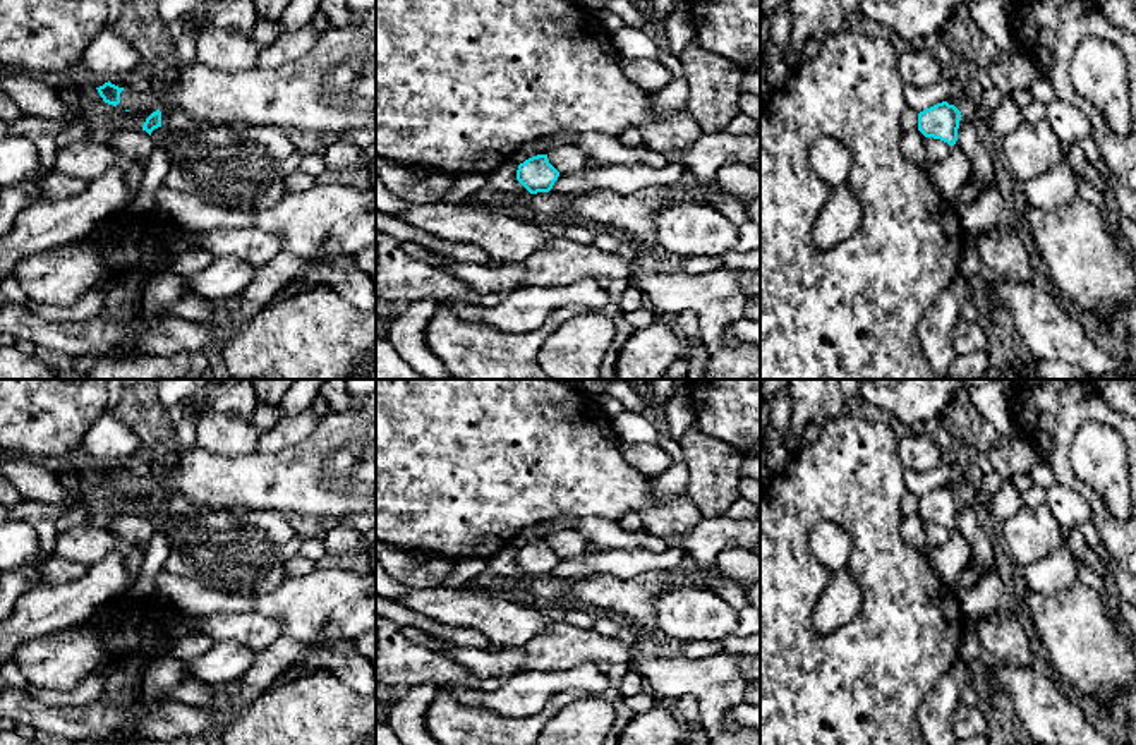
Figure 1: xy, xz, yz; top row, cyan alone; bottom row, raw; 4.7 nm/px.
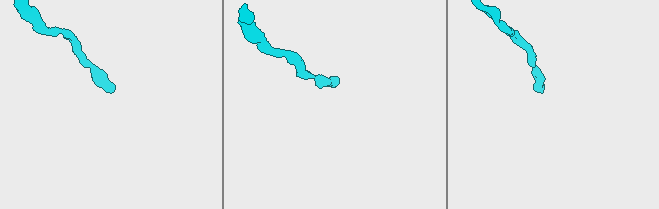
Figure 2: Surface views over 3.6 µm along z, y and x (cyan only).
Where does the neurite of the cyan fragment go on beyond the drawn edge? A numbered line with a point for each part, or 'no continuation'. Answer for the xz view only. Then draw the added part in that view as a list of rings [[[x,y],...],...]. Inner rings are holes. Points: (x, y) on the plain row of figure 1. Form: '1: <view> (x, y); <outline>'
no continuation

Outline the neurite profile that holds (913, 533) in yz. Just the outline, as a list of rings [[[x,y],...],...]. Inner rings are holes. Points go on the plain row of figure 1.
[[[920,515],[903,517],[901,536],[908,546],[915,548],[920,553],[927,553],[927,532],[925,520]]]

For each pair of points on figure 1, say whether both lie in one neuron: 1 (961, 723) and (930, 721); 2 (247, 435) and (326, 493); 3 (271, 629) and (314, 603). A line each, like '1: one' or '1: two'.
1: two
2: two
3: two

